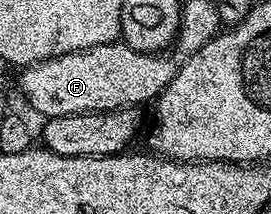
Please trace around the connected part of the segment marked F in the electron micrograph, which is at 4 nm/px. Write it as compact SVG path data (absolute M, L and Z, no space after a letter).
M112 41L106 45L99 47L91 47L90 49L80 49L78 53L64 53L58 57L52 57L46 61L40 61L34 65L24 66L20 70L21 73L21 93L25 96L25 101L37 113L42 113L42 118L48 119L50 117L72 117L74 113L105 113L109 109L124 109L126 107L139 107L143 105L143 101L152 102L162 91L167 87L167 83L171 83L173 76L177 74L177 66L179 64L178 58L165 57L164 52L160 53L140 53L135 51L130 45Z

